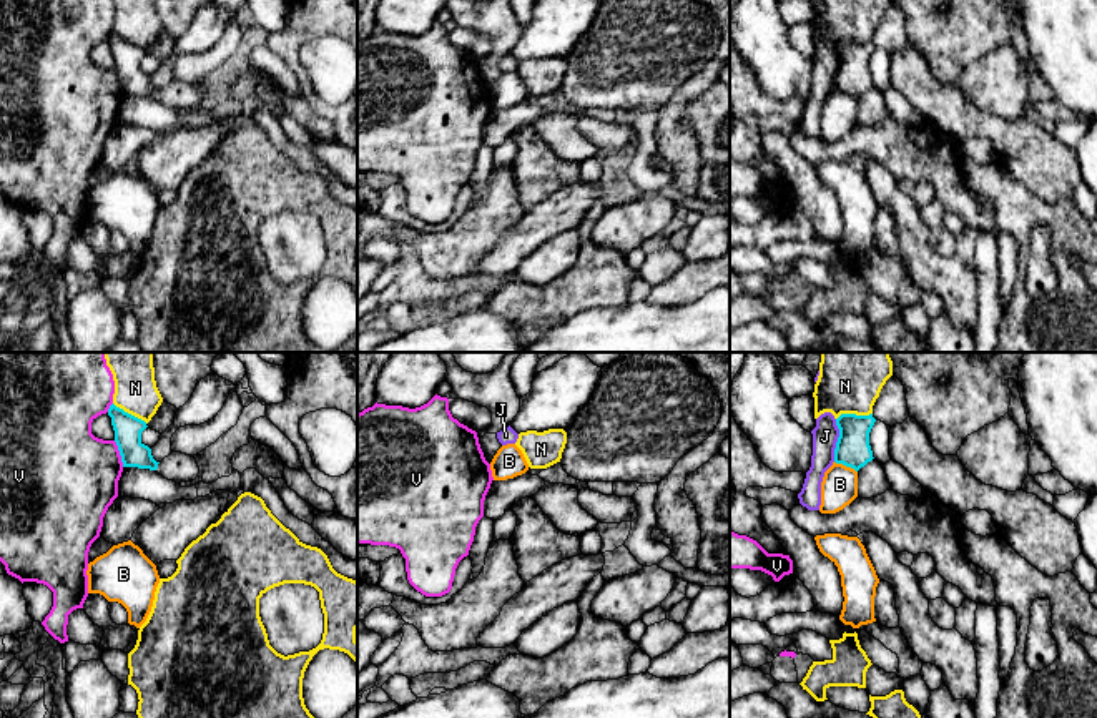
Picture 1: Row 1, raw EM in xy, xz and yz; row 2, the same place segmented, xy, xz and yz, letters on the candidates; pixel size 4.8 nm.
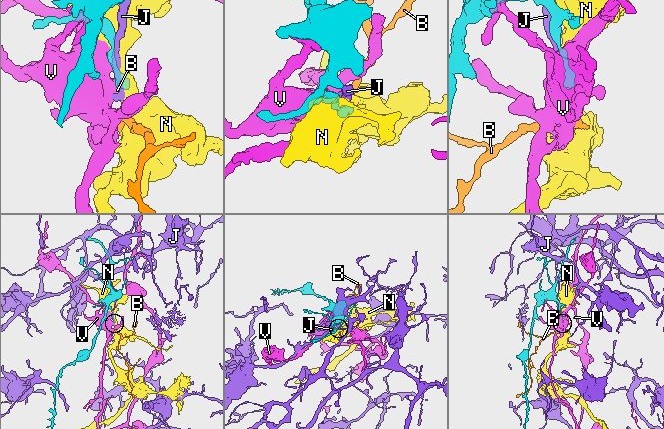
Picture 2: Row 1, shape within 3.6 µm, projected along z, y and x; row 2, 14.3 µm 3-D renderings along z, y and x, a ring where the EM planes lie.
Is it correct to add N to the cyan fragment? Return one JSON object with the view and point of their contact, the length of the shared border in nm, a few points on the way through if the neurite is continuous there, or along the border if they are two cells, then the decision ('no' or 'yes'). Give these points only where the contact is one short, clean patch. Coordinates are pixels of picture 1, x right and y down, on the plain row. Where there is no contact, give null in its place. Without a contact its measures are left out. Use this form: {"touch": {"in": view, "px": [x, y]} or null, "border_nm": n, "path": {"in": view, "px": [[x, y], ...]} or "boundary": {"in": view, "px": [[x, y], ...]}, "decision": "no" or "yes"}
{"touch": {"in": "yz", "px": [853, 42]}, "border_nm": 180, "decision": "no"}

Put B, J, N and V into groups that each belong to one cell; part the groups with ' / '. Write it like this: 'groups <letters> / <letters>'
groups B / J / N / V

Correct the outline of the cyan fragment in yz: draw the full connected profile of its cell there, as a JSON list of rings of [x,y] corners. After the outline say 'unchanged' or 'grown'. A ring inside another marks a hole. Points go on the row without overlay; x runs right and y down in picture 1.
[[[841,42],[836,47],[839,65],[834,76],[834,90],[854,96],[856,100],[871,90],[873,78],[869,60],[876,47],[869,43]]]; unchanged

